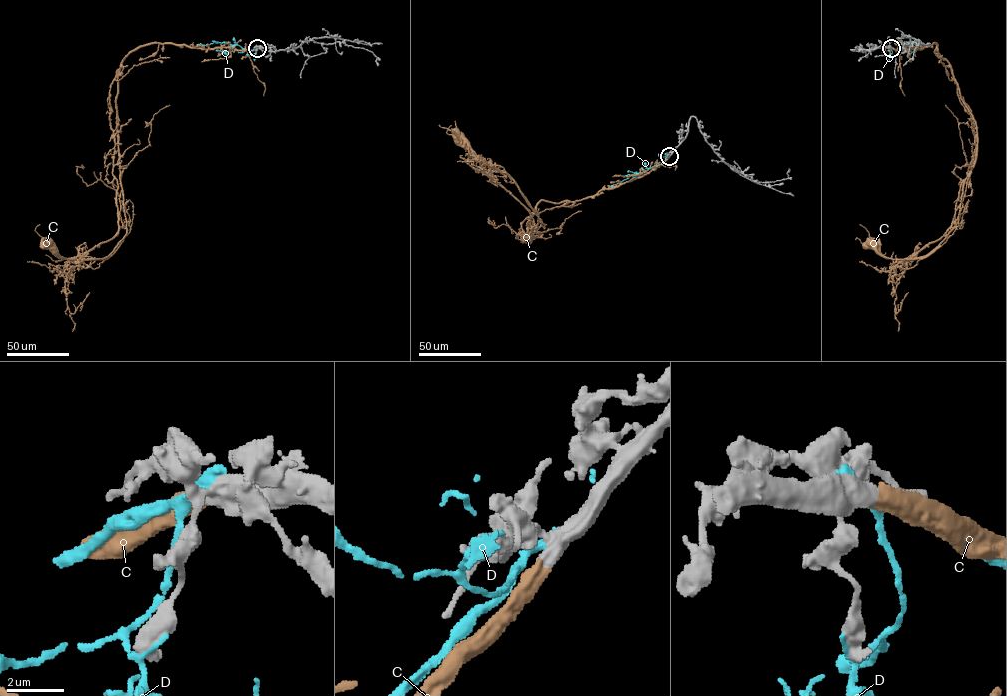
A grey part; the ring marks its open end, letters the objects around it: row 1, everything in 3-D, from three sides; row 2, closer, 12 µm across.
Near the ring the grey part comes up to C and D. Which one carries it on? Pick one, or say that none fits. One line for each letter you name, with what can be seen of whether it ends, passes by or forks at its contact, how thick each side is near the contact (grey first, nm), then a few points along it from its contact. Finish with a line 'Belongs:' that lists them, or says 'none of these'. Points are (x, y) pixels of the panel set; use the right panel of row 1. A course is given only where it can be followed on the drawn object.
C: It ends there. Thickness 440 nm (grey) against 600 nm. Its course: (891, 48), (937, 44), (974, 119), (976, 160), (940, 238), (903, 261), (881, 256), (874, 242)
Belongs: C

